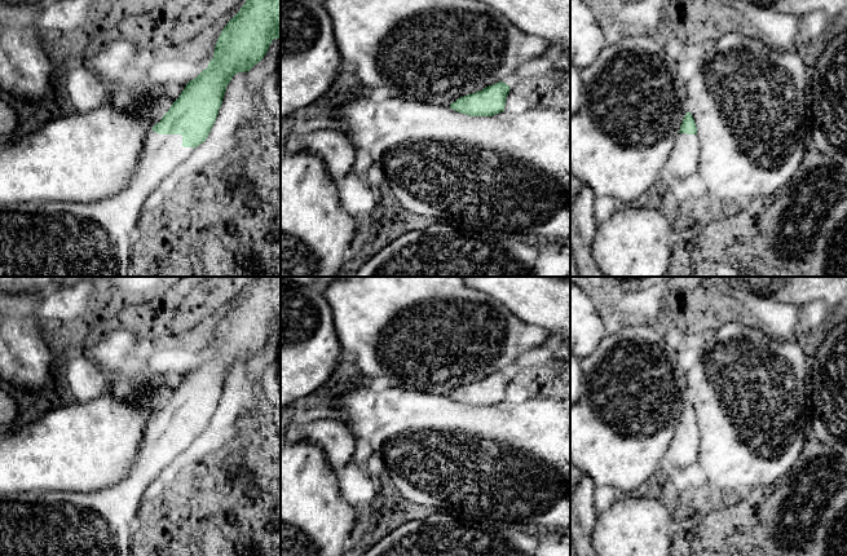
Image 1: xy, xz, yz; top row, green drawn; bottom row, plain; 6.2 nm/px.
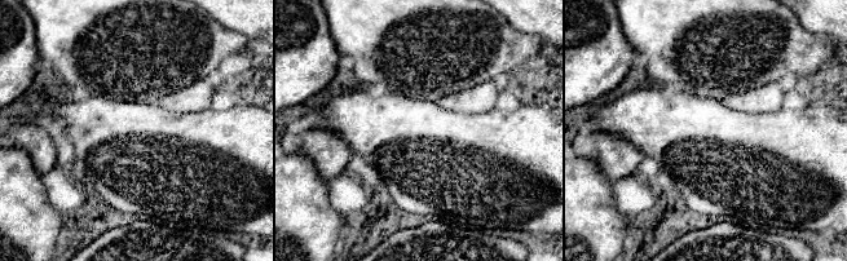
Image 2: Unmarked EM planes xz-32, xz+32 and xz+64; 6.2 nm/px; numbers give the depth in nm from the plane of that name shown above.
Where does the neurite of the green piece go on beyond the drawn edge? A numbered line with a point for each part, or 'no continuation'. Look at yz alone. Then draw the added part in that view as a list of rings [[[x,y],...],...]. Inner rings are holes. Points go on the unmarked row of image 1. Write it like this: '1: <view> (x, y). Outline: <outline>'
1: yz (683, 450). Outline: [[[678,423],[665,458],[684,469],[693,464],[698,459],[698,425]]]

